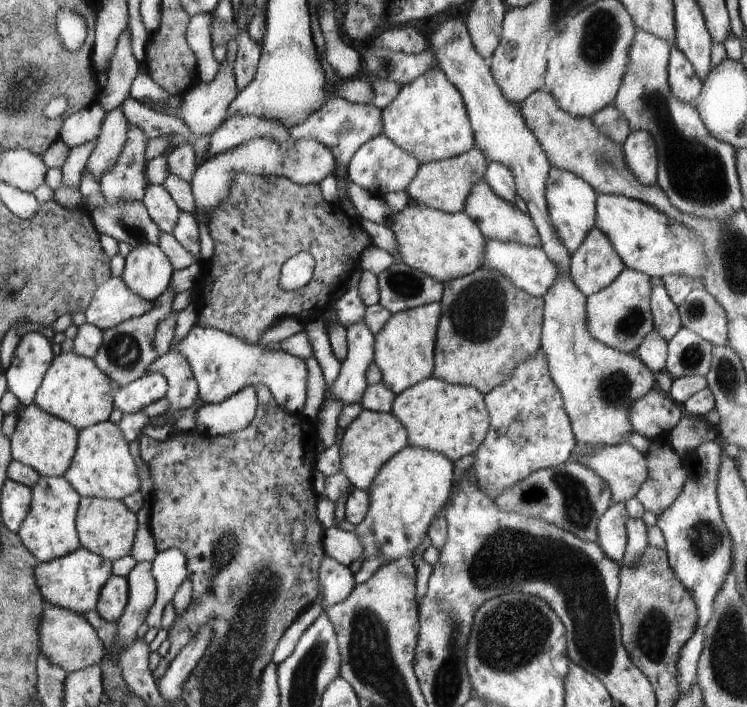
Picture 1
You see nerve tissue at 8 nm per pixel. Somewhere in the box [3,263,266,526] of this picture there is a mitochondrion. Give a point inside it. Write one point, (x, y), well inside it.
(124, 351)

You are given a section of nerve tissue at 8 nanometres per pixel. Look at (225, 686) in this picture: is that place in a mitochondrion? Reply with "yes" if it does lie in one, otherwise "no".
yes

